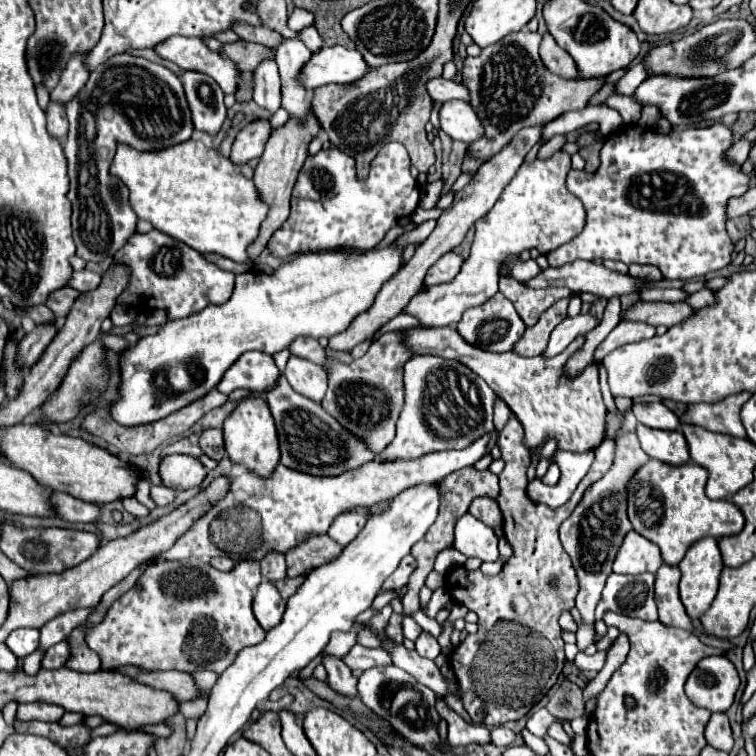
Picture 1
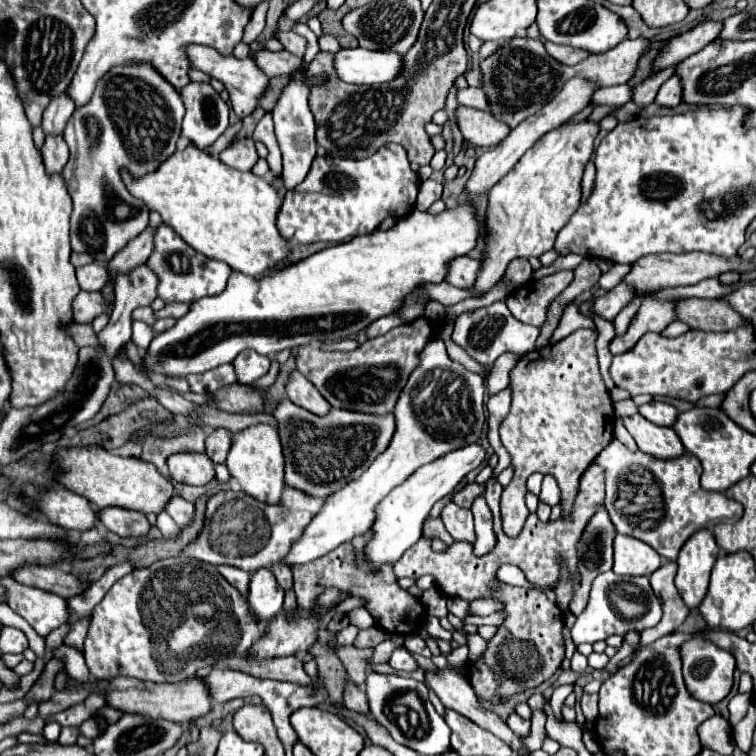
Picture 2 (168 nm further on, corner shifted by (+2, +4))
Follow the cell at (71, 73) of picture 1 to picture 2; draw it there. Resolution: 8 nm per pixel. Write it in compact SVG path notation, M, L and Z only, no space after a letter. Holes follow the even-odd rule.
M62 91L58 95L54 95L48 103L48 107L44 109L44 117L42 117L42 127L44 133L62 133L66 121L72 117L74 113L74 101L68 95L68 91Z

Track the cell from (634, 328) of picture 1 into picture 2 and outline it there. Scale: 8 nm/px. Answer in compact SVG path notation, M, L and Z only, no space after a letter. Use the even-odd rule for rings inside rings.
M646 297L644 305L634 315L628 331L624 335L616 335L610 341L610 353L612 355L624 353L626 349L634 347L634 343L648 331L660 333L668 323L672 323L676 319L674 303L676 301L658 301L658 299Z

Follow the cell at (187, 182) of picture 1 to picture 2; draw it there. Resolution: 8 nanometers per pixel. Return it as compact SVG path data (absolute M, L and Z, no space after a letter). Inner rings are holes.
M192 143L184 151L172 153L156 171L142 177L134 177L128 169L122 169L122 179L134 197L142 199L150 211L158 211L162 221L170 225L186 243L190 243L198 253L228 263L234 271L258 277L266 269L276 267L288 255L288 243L280 237L276 229L276 215L282 205L280 193L264 179L252 173L242 173L224 165L218 157L196 149Z

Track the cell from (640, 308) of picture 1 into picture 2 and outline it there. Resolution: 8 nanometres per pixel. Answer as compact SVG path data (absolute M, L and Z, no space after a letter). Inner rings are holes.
M680 299L676 305L678 321L684 321L690 329L702 331L730 331L742 325L742 317L722 299Z

